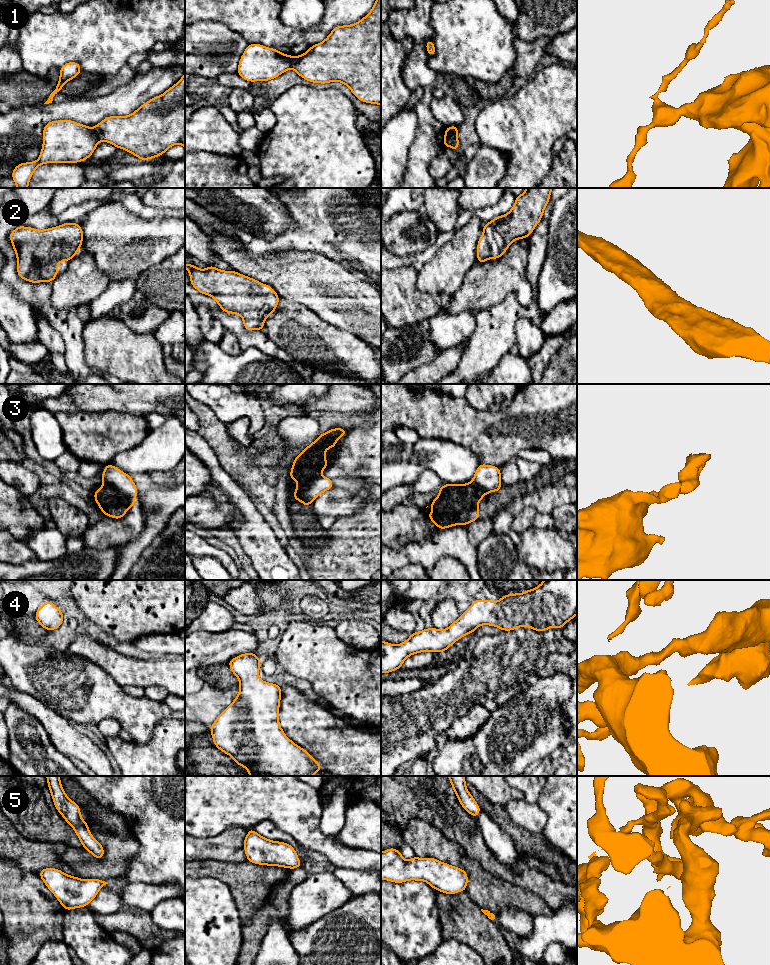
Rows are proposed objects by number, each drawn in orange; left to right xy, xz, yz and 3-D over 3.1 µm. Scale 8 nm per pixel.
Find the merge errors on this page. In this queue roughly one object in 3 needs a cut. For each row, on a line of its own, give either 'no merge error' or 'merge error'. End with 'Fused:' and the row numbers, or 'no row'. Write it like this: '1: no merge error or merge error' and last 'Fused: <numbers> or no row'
1: merge error
2: no merge error
3: merge error
4: no merge error
5: no merge error
Fused: 1, 3

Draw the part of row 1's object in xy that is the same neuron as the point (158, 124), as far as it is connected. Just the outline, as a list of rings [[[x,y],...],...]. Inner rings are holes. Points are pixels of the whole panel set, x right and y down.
[[[185,72],[175,85],[141,105],[129,116],[109,116],[93,129],[100,141],[124,149],[140,160],[161,156],[178,143],[185,149]]]

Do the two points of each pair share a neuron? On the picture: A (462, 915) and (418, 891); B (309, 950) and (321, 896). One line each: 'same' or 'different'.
A: different
B: different

